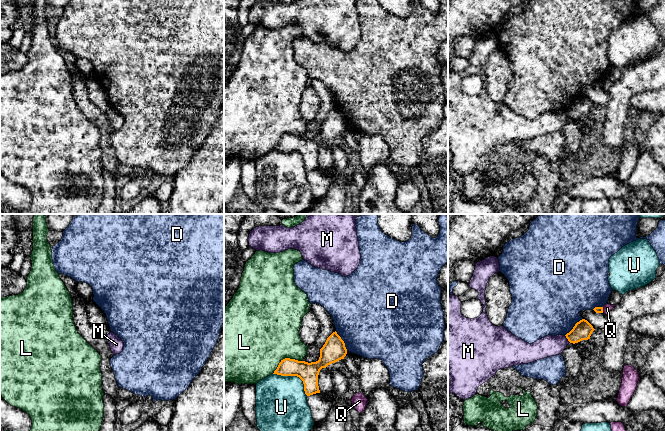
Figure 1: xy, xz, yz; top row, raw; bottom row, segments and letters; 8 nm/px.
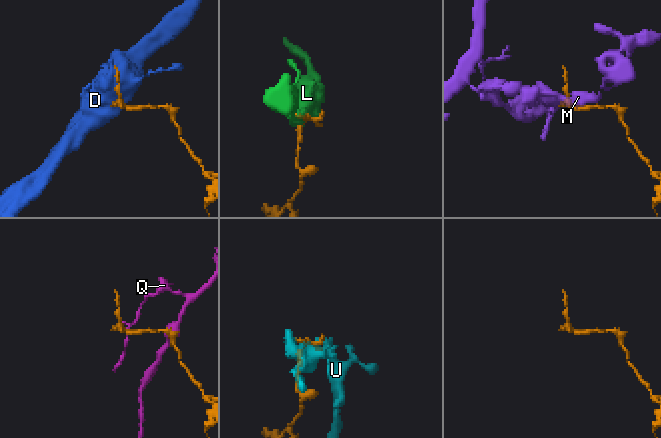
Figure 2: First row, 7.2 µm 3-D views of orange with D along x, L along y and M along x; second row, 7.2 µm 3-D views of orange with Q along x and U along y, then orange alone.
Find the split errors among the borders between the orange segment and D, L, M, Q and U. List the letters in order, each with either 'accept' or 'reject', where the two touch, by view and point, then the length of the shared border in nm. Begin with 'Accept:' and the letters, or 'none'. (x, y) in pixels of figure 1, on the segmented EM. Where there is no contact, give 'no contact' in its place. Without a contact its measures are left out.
Accept: none
D: reject | xz (343, 341) | 190 nm
L: reject | xz (285, 358) | 260 nm
M: reject | yz (567, 338) | 80 nm
Q: reject | yz (602, 310) | 50 nm
U: reject | xz (295, 375) | 340 nm

